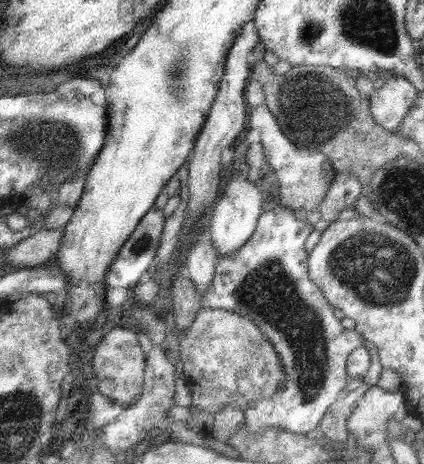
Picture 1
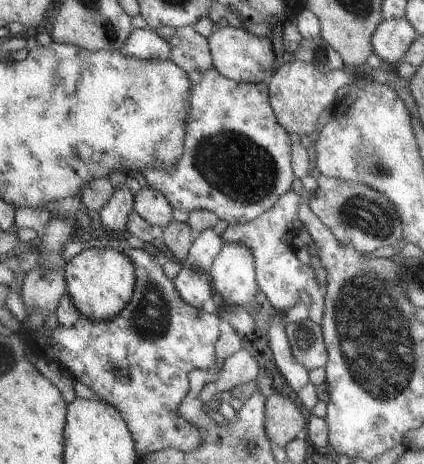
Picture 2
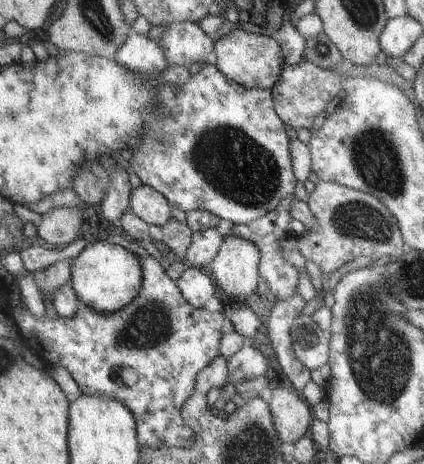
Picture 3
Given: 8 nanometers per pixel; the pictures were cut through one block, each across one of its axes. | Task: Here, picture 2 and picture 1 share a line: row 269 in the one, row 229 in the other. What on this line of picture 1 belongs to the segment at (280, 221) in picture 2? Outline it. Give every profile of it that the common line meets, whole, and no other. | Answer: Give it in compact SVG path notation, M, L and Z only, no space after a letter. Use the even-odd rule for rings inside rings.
M265 206L265 210L263 210L263 214L259 216L257 226L255 226L253 234L249 236L249 240L247 240L237 252L233 252L233 254L229 254L229 256L223 256L223 258L217 258L217 264L215 264L215 268L213 268L211 284L209 284L209 288L203 290L203 294L201 294L201 310L227 310L227 312L233 312L233 314L243 316L243 318L247 318L249 322L253 322L253 324L261 330L261 334L271 342L271 346L273 346L273 350L277 352L277 358L279 358L279 362L281 362L279 366L281 366L281 372L283 372L283 382L279 384L279 388L277 388L271 396L249 400L249 402L241 408L241 410L243 410L243 424L245 424L251 432L261 432L263 428L281 428L281 430L293 432L293 434L307 434L307 432L315 430L315 428L319 426L319 420L321 420L323 414L327 412L327 408L329 408L333 402L337 402L337 400L343 396L345 388L347 388L345 362L347 362L349 354L351 354L357 346L363 346L363 342L365 342L355 330L343 330L343 328L341 328L339 320L335 320L335 316L333 316L335 310L325 302L325 298L321 296L321 290L319 290L319 288L309 280L309 276L307 276L307 252L305 252L305 240L307 240L307 236L309 236L311 232L313 232L313 226L305 224L303 220L297 220L295 214L293 214L291 210L281 208L281 206Z

